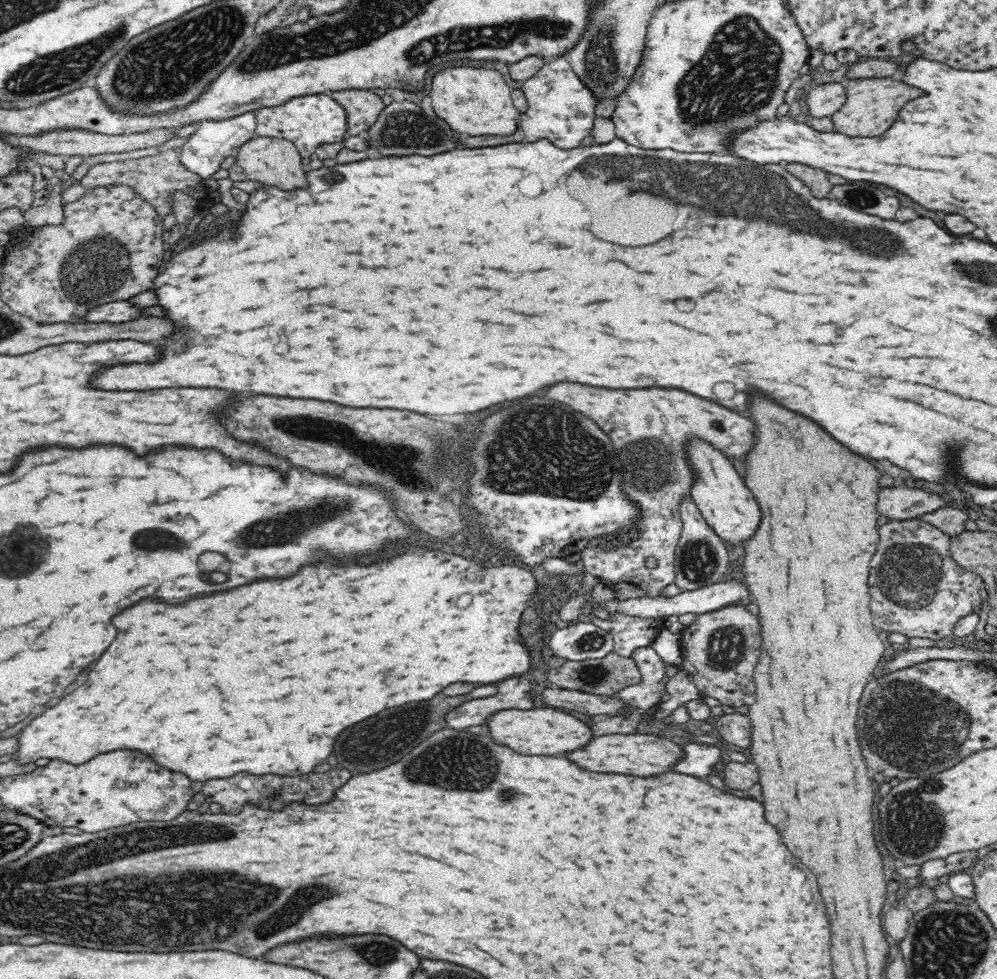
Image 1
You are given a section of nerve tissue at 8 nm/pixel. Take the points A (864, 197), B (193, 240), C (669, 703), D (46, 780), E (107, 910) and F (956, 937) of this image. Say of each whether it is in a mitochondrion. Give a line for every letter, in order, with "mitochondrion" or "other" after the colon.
A: mitochondrion
B: other
C: other
D: other
E: mitochondrion
F: mitochondrion

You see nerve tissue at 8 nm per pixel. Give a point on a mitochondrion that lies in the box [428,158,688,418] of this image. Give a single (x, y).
(637, 204)

